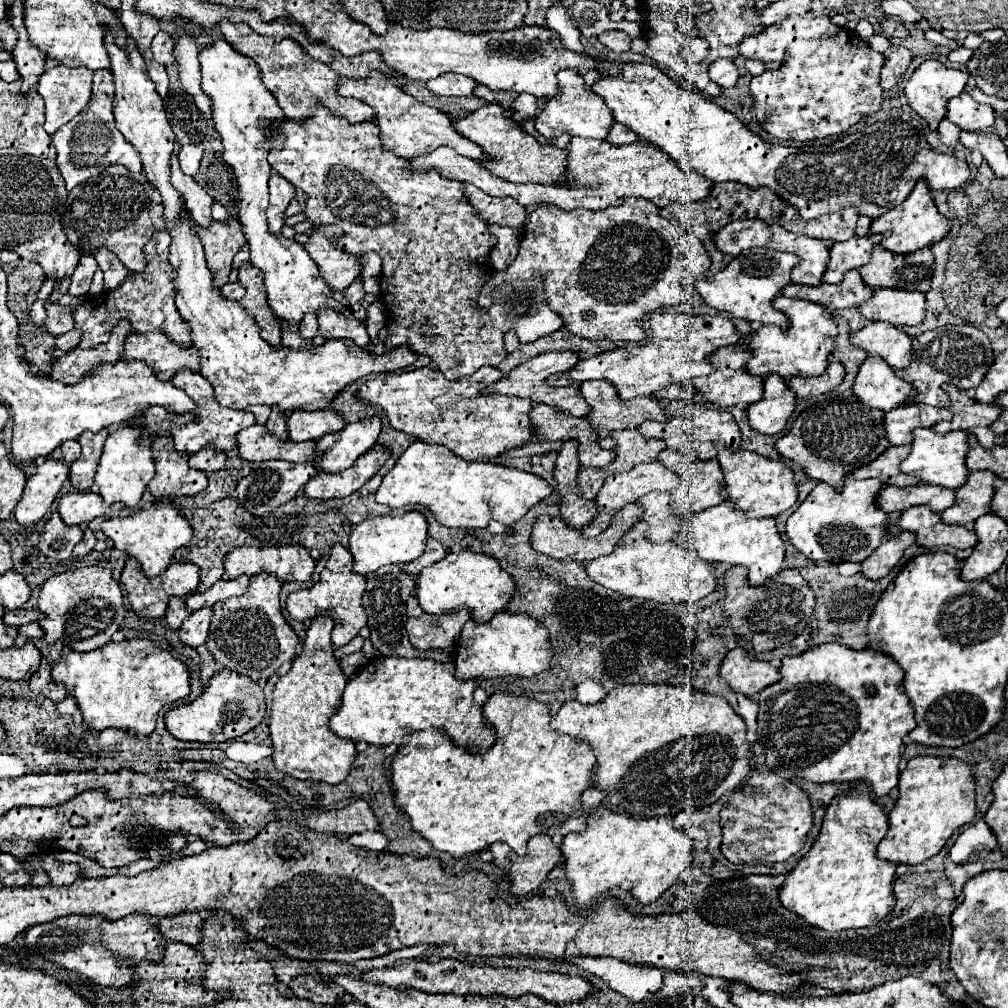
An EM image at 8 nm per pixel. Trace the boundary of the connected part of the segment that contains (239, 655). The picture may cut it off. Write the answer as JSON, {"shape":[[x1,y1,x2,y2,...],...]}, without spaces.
{"shape":[[256,574,242,596,214,604,206,648,218,666,264,684,284,662,296,656,300,640,280,612,280,586,282,582,274,574]]}

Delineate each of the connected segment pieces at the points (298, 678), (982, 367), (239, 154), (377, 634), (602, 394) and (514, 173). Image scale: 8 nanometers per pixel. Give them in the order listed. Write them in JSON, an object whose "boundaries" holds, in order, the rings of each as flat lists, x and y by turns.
{"boundaries":[[[328,616,312,618,302,652,294,658,292,668,274,686,268,728,274,750,272,760,278,772,292,778,338,784,350,772,356,758,356,746,352,740,340,738,328,728,328,720,340,708,340,696,348,682,332,654,332,626,334,622]],[[942,326,928,332,922,332,912,340,912,362,908,368,898,370,896,374,910,382,914,388,916,402,926,406,942,406,948,408,950,400,940,390,942,384,952,384,960,390,976,388,982,382,982,376,988,372,994,362,994,354,990,350,988,336,974,326]],[[224,38,214,40,212,44,204,46,200,52,200,66,202,66,202,90,212,98,212,112,214,112,214,128,222,136,224,144,224,160,234,168,236,180,238,180,238,194,240,194,240,222,244,224,244,234,250,246,250,262,264,272,264,286,268,294,270,308,274,316,282,322,288,322,290,326,302,324,304,316,308,312,318,314,322,308,332,308,334,312,342,312,342,306,338,300,332,298,330,289,320,277,316,262,308,256,308,252,298,244,296,240,286,240,282,236,270,236,266,232,266,208,268,208,268,178,270,178,270,164,266,160,270,152,270,142,266,140,266,128,270,126,270,120,274,116,282,116,282,108,278,108,278,102,274,96,264,88,258,64,236,52]],[[382,566,378,572,366,576,366,592,362,596,362,606,368,614,368,628,370,628,370,640,374,648,382,656,399,656,404,658,429,658,438,662,446,663,453,661,454,653,451,648,446,650,420,651,415,649,408,634,404,630,406,624,406,598,414,590,414,578,406,576,400,566]],[[588,380,582,382,578,388,580,396,590,404,590,414,586,416,590,426,596,430,598,434,598,446,600,448,614,448,614,440,610,438,612,430,628,430,628,428,638,428,642,422,646,420,660,420,664,418,662,414,662,406,656,398,652,396,644,396,644,398,632,398,632,400,618,400,618,394,614,392,612,384,600,382,600,380]],[[486,104,476,112,470,112,464,118,454,122,458,134,466,136,470,142,478,144,488,160,482,160,482,168,486,168,492,176,498,176,508,182,564,182,566,168,566,150,538,144,532,136,528,136,518,122,512,122,512,112,504,110,500,104]]]}

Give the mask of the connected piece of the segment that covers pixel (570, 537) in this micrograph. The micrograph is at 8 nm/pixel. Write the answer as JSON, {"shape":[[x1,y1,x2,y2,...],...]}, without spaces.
{"shape":[[626,504,622,510,618,510,618,512,614,514,610,526,608,526,602,534,598,534,598,536,586,540,586,538,580,536,580,530,566,526,560,518,542,516,542,518,538,518,538,520,534,522,532,536,530,536,530,544,532,544,532,548,534,548,536,552,542,552,542,554,546,554,546,556,554,556,554,558,558,558,558,560,572,558,572,560,578,560,578,562,590,562,590,560,594,560,594,558,598,558,598,556,610,554,612,548,618,544,620,536,624,536,626,530,632,528,632,524,636,524,636,522,638,522,638,506,636,506,636,504]]}

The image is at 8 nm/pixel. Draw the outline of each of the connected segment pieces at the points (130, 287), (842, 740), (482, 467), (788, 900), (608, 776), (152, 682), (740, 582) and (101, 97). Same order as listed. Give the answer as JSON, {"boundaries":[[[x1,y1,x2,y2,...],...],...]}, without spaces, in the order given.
{"boundaries":[[[154,232,150,242,144,246,144,254,146,254,146,262,148,262,144,272,130,274,126,278,126,282,122,284,122,288,102,292,100,296,88,298,82,306,76,306,72,310,74,328,78,328,82,332,82,340,80,340,78,348,86,350,90,346,104,344,108,340,112,328,120,320,130,322,130,332,132,334,146,334,146,332,150,332,150,328,160,328,178,346,190,348,190,344,192,344,190,332,186,332,186,324,180,318,180,312,174,304,174,300,176,300,176,290,174,290,176,270,170,266,170,260,168,260,170,240,172,240,170,232]],[[824,644,824,646,818,646,818,648,810,648,794,658,786,658,782,660,782,666,780,666,780,674,782,678,764,688,760,694,758,694,758,742,764,746,764,754,766,754,766,766,786,778,800,778,800,780,808,780,808,782,816,782,816,784,824,784,824,782,854,782,854,780,862,780,862,782,868,782,868,786,872,788,872,792,882,798,886,796,892,788,898,786,898,762,900,762,900,748,902,748,902,738,916,726,914,722,914,710,908,702,908,696,902,688,902,678,904,678,904,672,902,668,886,654,882,652,876,652,876,650,850,650,850,648,842,648,840,644]],[[414,440,382,478,376,502,390,508,404,508,408,504,426,506,436,520,448,528,486,528,490,520,498,520,506,526,514,524,550,494,550,484,530,472,504,468,492,462,464,462,450,456,446,448]],[[866,788,834,796,812,848,786,874,786,882,778,888,780,904,796,912,810,926,828,932,880,922,894,906,892,880,896,866,876,858,876,844,886,834,886,828,888,816,872,802]],[[636,684,614,688,604,700,584,706,576,700,564,702,552,716,550,728,586,742,596,754,592,786,604,792,602,804,616,814,630,818,674,816,690,808,714,804,722,794,734,790,750,770,750,746,744,720,718,696,694,692,694,688,670,688,656,684]],[[124,640,124,642,110,642,92,652,70,652,62,662,52,666,52,680,56,684,64,684,66,692,76,698,78,708,82,712,84,724,92,732,100,732,106,728,120,728,132,732,136,736,150,736,156,728,156,716,162,706,182,700,190,694,190,676,186,666,176,660,170,652,158,648,150,640]],[[732,566,722,580,726,590,724,596,724,616,730,622,730,628,738,638,744,638,752,644,756,654,780,648,794,640,812,618,814,612,814,592,808,582,800,576,798,570,782,570,764,580,758,588,750,588,746,584,746,568]],[[96,70,90,104,78,116,74,116,68,124,64,124,60,130,52,134,52,144,58,150,56,164,66,182,66,190,72,190,82,180,88,180,92,176,92,168,106,168,110,164,122,164,130,168,132,172,142,172,142,160,138,156,138,150,132,144,128,144,128,140,124,140,122,132,116,128,114,114,112,114,112,98,114,98,112,72]]]}

